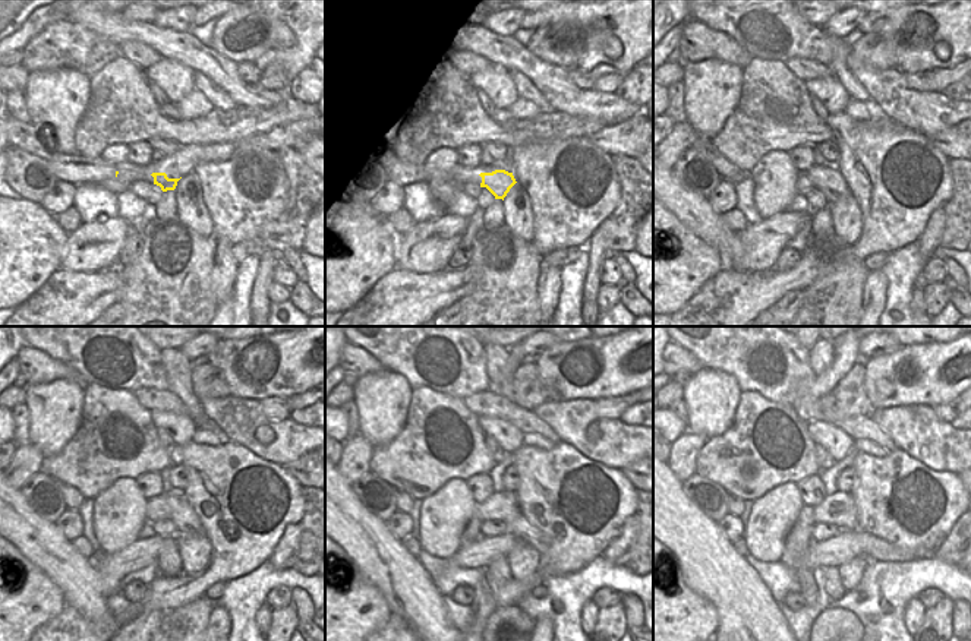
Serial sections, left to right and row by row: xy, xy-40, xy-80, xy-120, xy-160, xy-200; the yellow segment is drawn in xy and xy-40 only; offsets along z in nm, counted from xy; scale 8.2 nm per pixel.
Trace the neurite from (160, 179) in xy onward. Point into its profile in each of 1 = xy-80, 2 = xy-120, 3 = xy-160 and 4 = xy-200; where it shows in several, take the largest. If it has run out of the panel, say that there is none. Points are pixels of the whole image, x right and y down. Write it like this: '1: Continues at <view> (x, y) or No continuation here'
1: Continues at xy-80 (829, 182)
2: Continues at xy-120 (183, 517)
3: Continues at xy-160 (519, 526)
4: Continues at xy-200 (880, 550).

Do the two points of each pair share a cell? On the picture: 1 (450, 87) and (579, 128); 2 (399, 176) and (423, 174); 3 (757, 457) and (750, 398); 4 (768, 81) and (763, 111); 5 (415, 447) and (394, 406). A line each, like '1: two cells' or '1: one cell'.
1: one cell
2: one cell
3: one cell
4: one cell
5: two cells

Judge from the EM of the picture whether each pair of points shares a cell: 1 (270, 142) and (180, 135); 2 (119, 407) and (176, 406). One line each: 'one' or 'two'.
1: two
2: two

